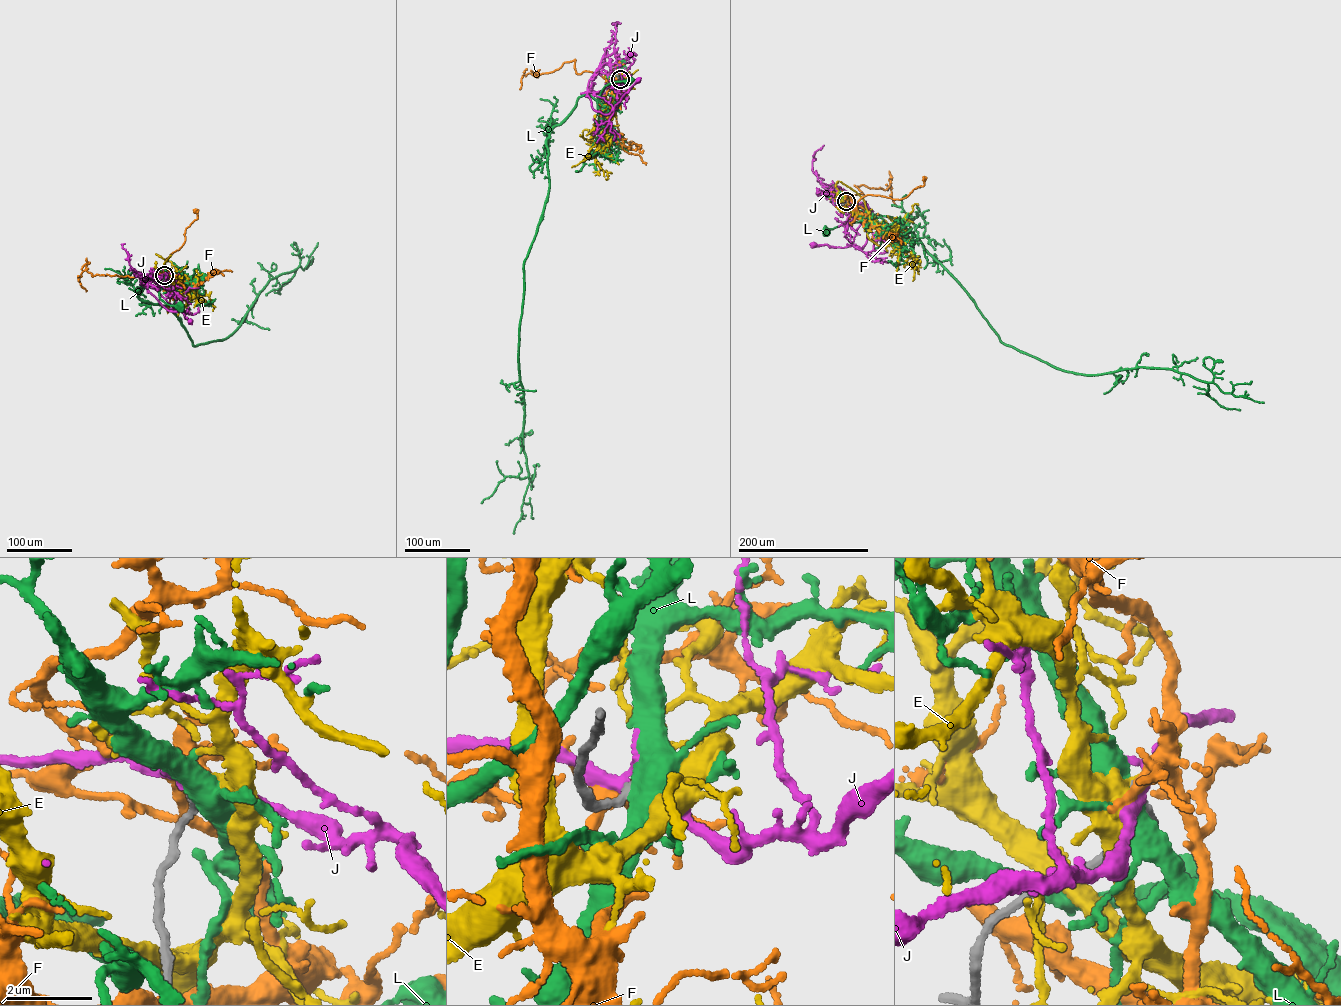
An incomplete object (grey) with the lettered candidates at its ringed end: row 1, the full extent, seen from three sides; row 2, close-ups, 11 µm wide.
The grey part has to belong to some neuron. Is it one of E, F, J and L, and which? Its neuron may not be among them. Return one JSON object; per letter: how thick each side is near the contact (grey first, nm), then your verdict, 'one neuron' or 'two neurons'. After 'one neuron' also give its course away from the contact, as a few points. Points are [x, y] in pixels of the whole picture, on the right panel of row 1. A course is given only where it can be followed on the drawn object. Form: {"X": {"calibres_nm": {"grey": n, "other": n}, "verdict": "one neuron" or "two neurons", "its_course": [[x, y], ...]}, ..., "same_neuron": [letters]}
{"E": {"calibres_nm": {"grey": 200, "other": 220}, "verdict": "two neurons"}, "F": {"calibres_nm": {"grey": 200, "other": 300}, "verdict": "two neurons"}, "J": {"calibres_nm": {"grey": 200, "other": 240}, "verdict": "two neurons"}, "L": {"calibres_nm": {"grey": 200, "other": 440}, "verdict": "two neurons"}, "same_neuron": []}

